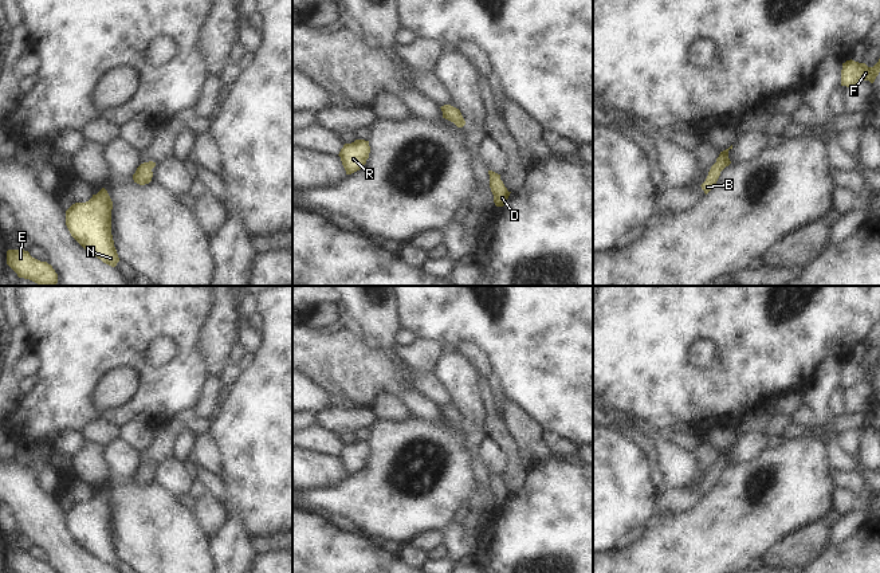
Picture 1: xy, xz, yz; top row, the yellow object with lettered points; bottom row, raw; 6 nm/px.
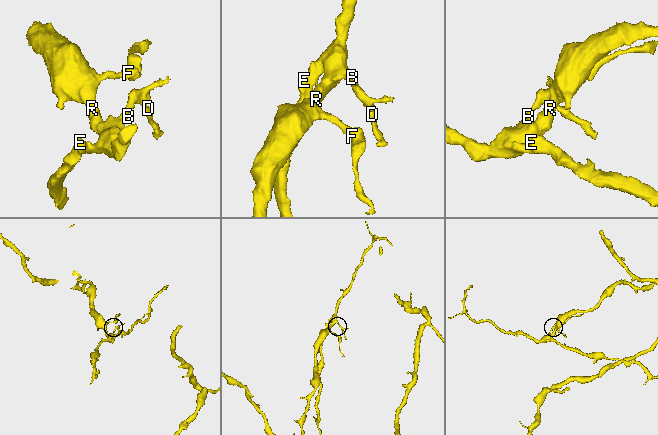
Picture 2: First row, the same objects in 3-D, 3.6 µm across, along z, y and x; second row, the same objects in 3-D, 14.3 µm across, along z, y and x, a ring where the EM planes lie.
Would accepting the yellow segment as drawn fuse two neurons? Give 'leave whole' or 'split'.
leave whole

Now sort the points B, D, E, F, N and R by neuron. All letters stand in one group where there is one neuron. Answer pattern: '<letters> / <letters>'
B D E F N R

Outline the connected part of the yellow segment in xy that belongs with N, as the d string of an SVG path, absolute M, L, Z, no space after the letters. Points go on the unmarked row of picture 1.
M105 488L86 503L75 503L66 511L71 537L91 556L115 568L119 562L111 535L113 502Z

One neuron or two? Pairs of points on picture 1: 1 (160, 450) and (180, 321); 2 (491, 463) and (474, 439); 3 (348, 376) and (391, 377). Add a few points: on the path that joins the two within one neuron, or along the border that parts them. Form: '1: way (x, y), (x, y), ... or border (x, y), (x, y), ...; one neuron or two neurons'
1: border (171, 419), (154, 427); two neurons
2: border (486, 436), (479, 446), (479, 460), (488, 470); two neurons
3: way (358, 376), (380, 376); one neuron

